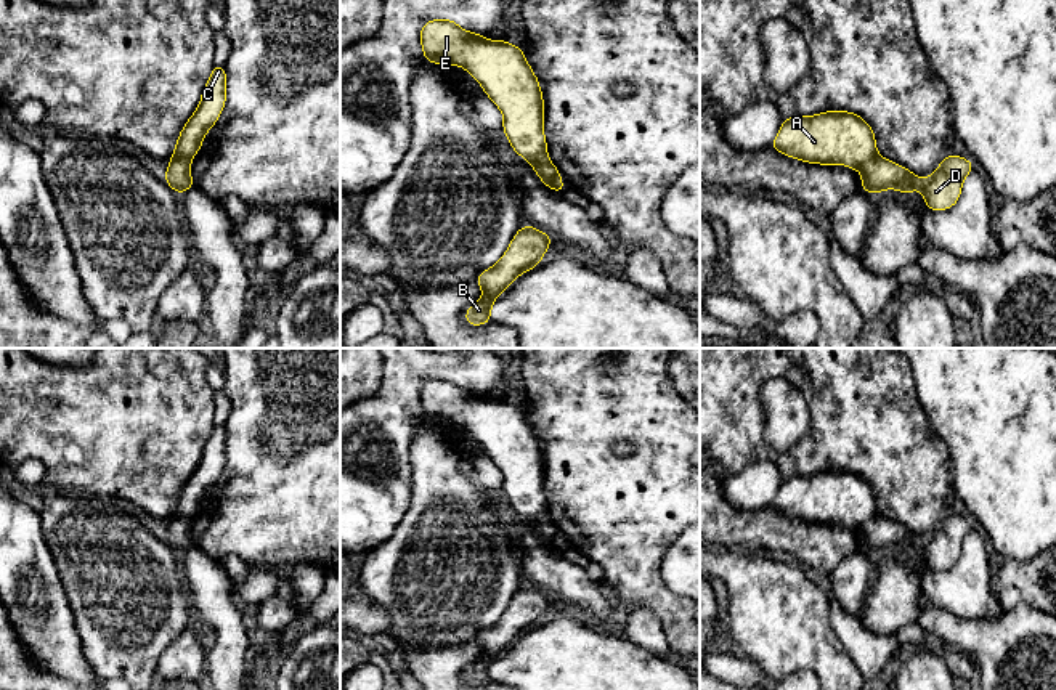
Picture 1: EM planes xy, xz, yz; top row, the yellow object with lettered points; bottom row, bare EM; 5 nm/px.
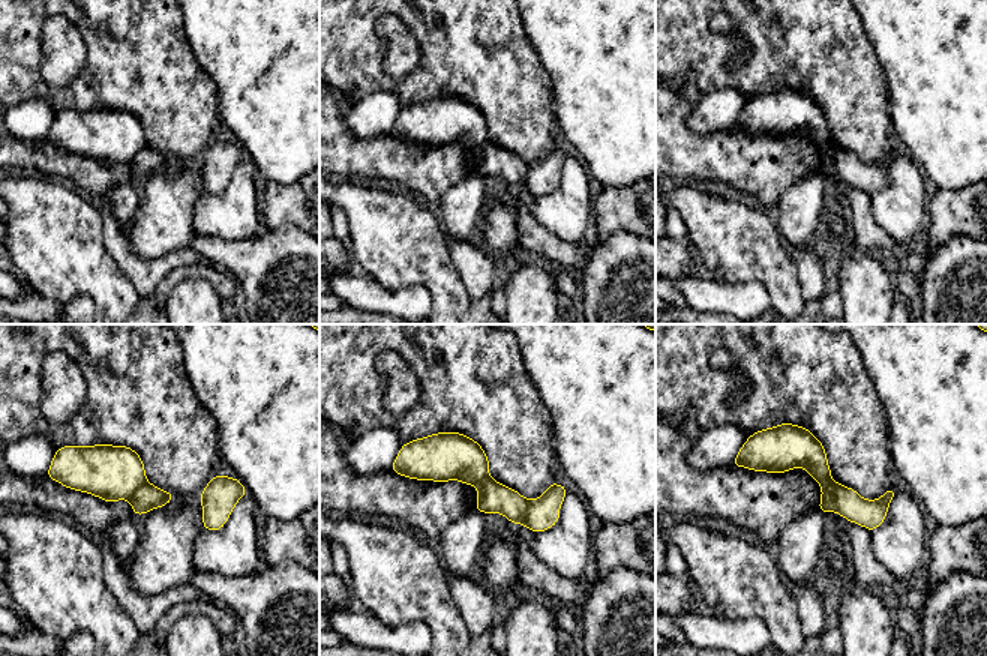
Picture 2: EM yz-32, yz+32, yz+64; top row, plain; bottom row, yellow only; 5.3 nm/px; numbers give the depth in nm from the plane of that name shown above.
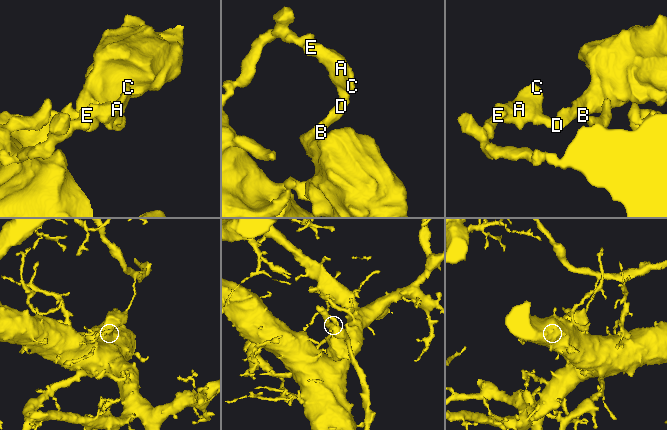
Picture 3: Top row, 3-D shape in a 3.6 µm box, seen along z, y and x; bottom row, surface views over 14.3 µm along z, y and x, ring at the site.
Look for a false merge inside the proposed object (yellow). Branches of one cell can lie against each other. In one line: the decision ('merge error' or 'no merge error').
merge error

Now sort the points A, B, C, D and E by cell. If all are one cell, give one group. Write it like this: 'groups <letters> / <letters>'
groups A C E / B D

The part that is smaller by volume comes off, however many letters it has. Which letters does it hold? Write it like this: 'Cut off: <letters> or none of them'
Cut off: B, D

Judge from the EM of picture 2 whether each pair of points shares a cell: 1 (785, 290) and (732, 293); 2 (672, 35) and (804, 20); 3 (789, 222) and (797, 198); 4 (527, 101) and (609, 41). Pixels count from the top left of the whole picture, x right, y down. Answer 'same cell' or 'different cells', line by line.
1: different cells
2: same cell
3: same cell
4: different cells

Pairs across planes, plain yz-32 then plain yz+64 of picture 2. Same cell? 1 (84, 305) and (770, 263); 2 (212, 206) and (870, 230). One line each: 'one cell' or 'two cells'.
1: two cells
2: two cells

